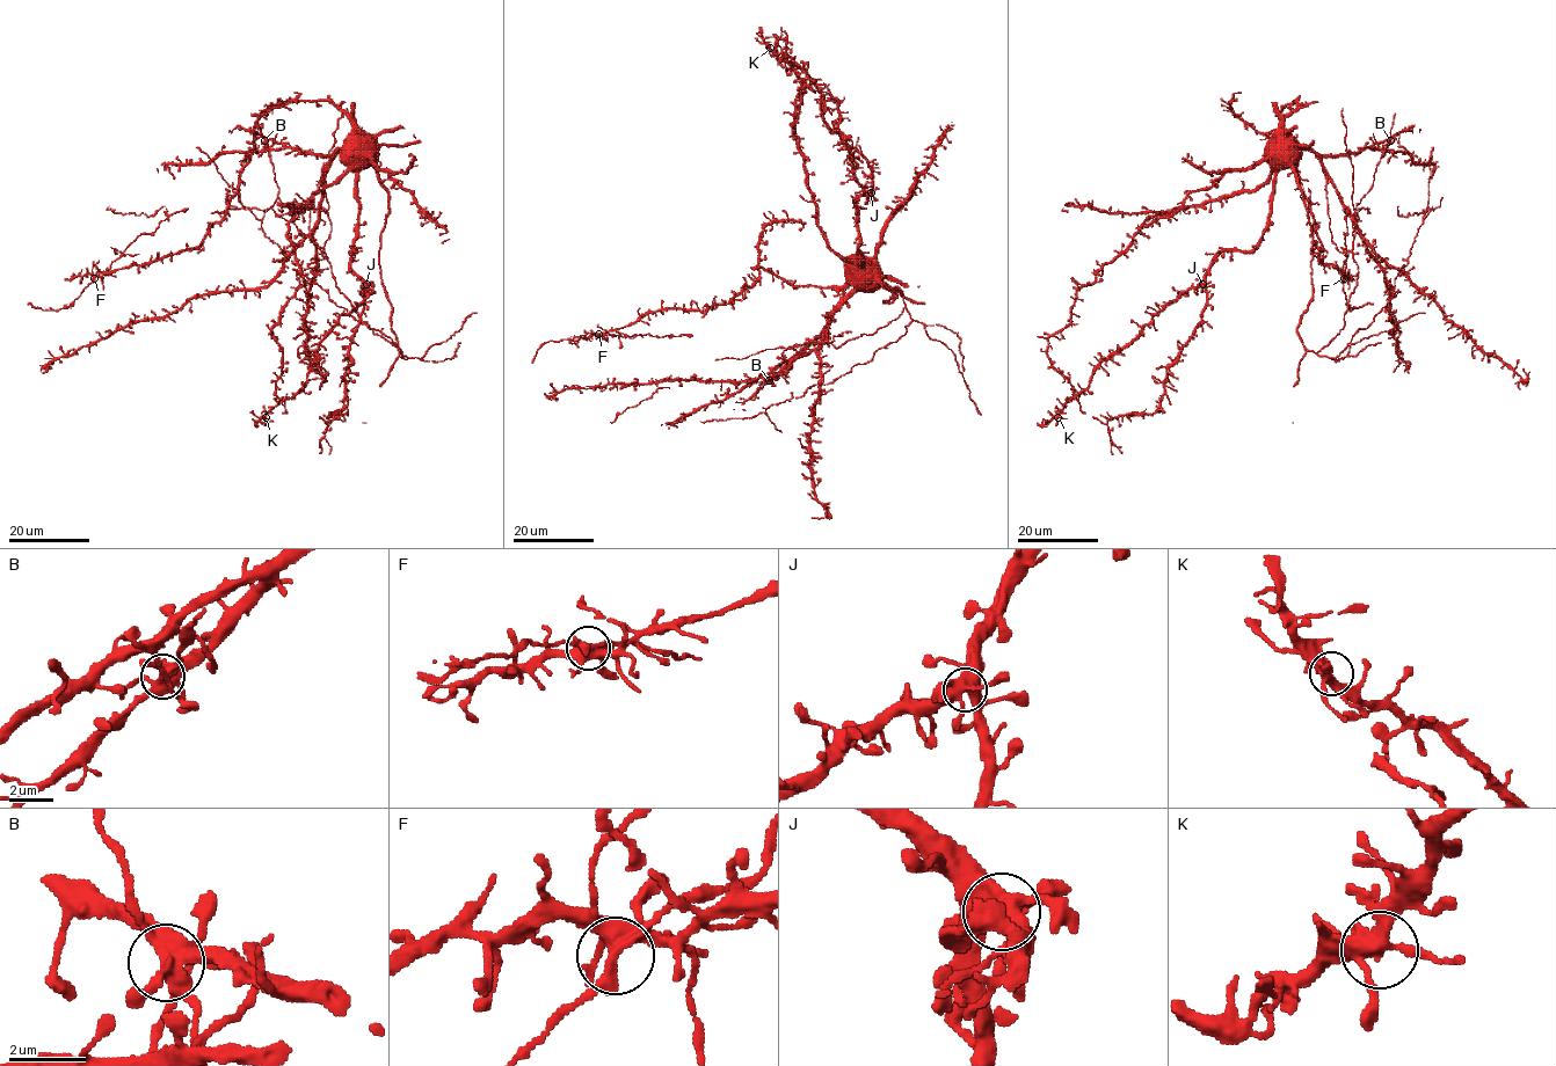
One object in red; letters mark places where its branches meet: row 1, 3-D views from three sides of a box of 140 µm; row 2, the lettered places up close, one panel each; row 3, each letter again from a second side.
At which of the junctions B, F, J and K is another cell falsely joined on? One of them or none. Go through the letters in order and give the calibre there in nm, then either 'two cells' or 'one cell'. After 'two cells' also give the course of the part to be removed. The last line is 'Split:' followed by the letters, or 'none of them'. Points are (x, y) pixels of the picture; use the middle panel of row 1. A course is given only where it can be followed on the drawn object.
B: 480 nm | one cell
F: 360 nm | two cells | (600, 334), (692, 336)
J: 500 nm | one cell
K: 360 nm | one cell
Split: F

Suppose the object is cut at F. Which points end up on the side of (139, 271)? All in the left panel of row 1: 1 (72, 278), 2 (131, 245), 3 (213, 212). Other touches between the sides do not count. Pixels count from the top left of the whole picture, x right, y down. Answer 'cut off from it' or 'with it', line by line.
1: with it
2: cut off from it
3: with it

